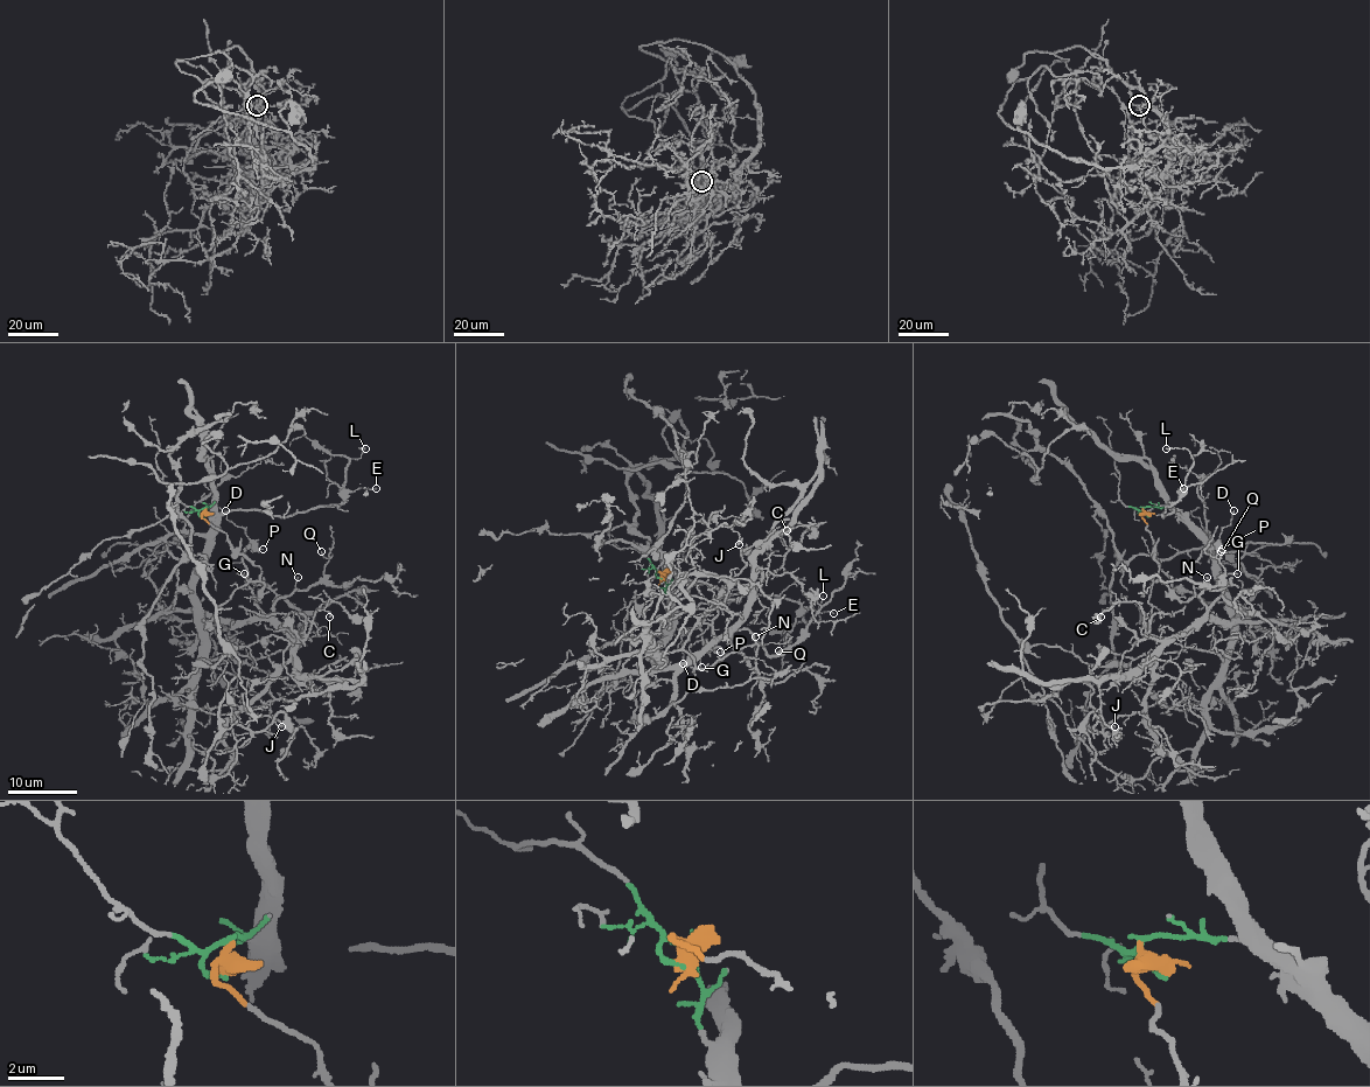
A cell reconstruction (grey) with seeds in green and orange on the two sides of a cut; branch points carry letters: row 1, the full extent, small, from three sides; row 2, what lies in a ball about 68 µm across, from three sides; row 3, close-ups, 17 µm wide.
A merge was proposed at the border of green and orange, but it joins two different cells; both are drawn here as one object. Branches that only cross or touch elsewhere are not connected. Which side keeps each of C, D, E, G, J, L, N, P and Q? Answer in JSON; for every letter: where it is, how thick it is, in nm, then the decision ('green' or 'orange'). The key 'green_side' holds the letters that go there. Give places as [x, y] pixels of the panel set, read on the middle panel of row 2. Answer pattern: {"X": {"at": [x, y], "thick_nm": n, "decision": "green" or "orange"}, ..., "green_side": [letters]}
{"C": {"at": [787, 530], "thick_nm": 120, "decision": "orange"}, "D": {"at": [683, 663], "thick_nm": 100, "decision": "orange"}, "E": {"at": [833, 613], "thick_nm": 100, "decision": "green"}, "G": {"at": [701, 667], "thick_nm": 130, "decision": "orange"}, "J": {"at": [739, 544], "thick_nm": 150, "decision": "orange"}, "L": {"at": [823, 596], "thick_nm": 110, "decision": "green"}, "N": {"at": [755, 636], "thick_nm": 100, "decision": "orange"}, "P": {"at": [720, 652], "thick_nm": 140, "decision": "orange"}, "Q": {"at": [778, 650], "thick_nm": 100, "decision": "orange"}, "green_side": ["E", "L"]}

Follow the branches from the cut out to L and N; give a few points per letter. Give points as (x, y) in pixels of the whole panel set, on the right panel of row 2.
L: (1143, 508), (1171, 506), (1182, 513), (1164, 516), (1179, 497), (1193, 458), (1181, 447), (1165, 447)
N: (1143, 508), (1158, 578), (1181, 600), (1190, 598), (1201, 603), (1207, 614), (1200, 596), (1210, 587), (1207, 577)

